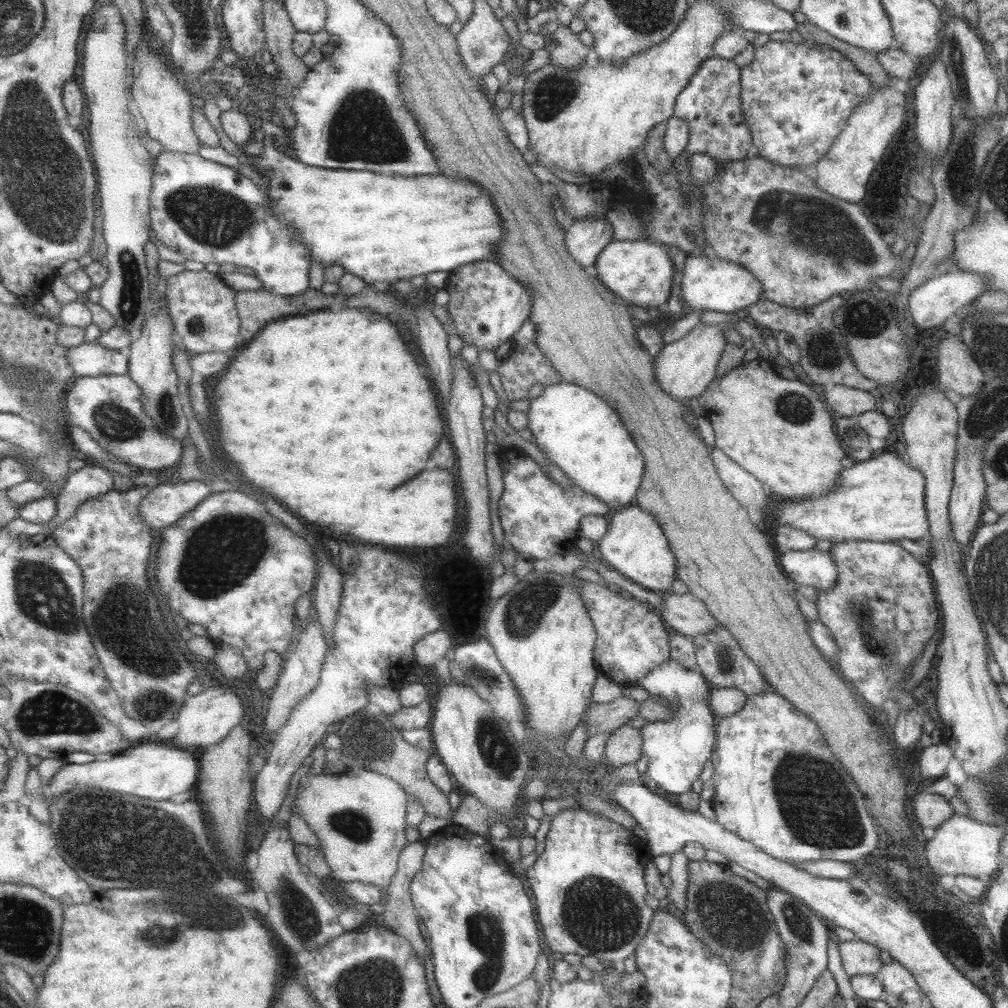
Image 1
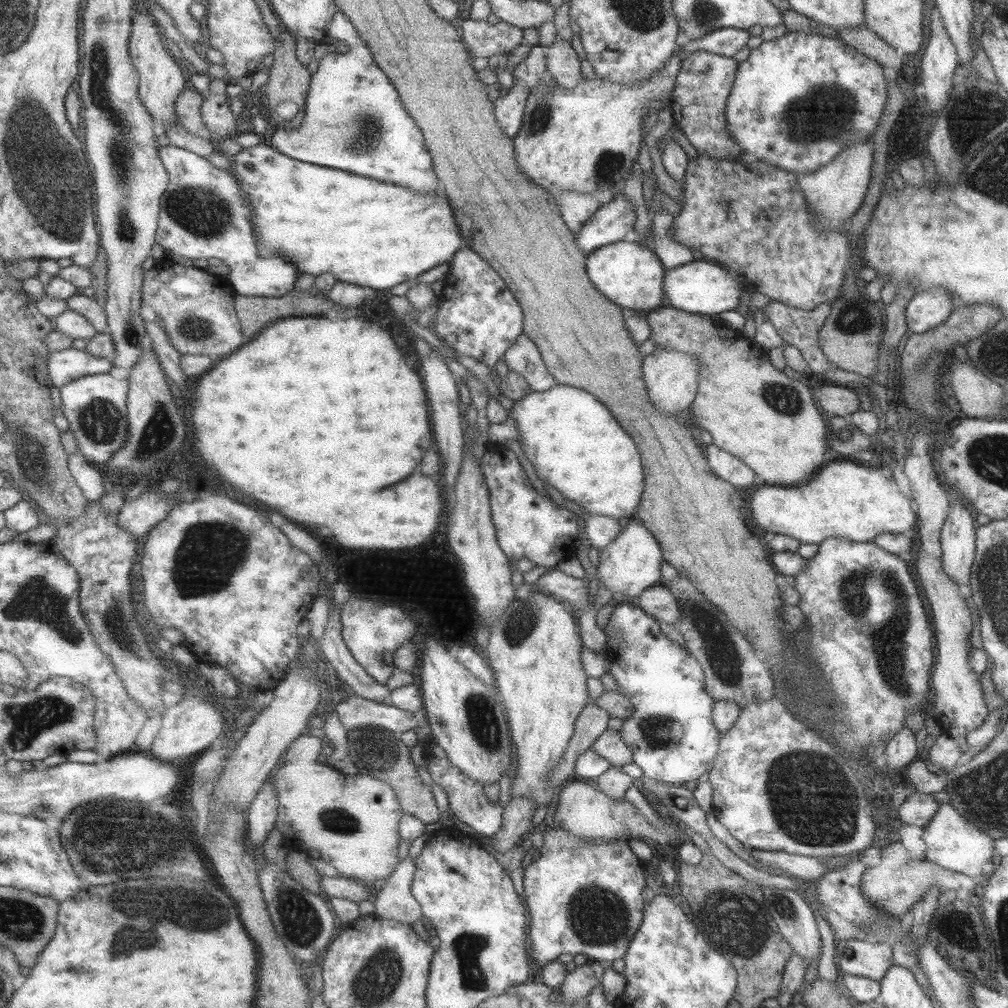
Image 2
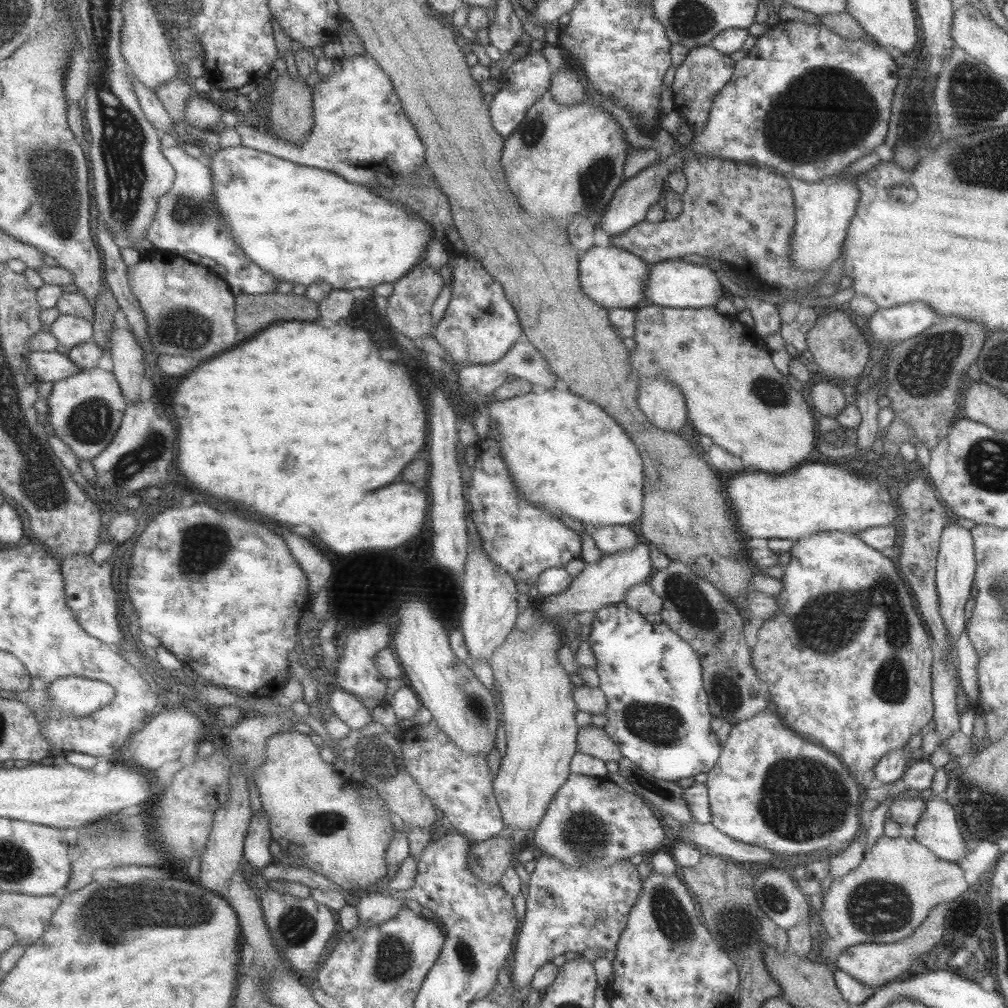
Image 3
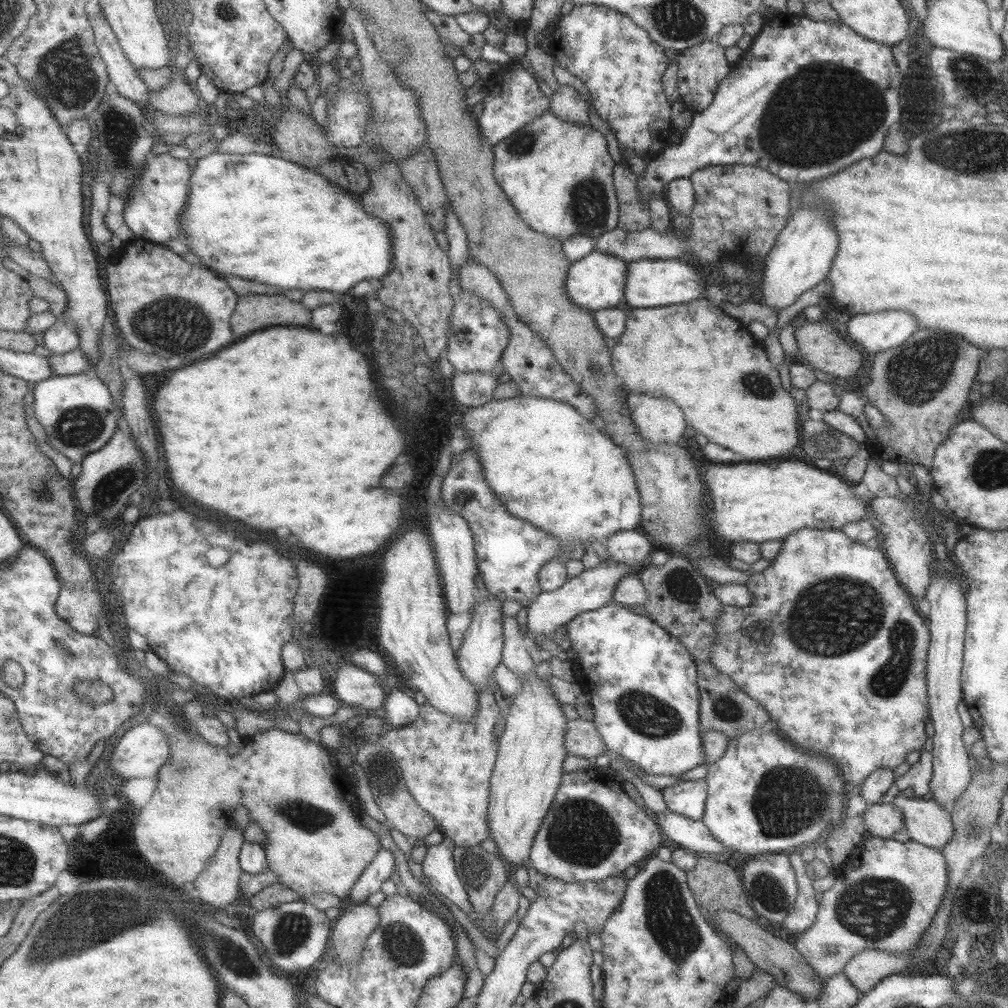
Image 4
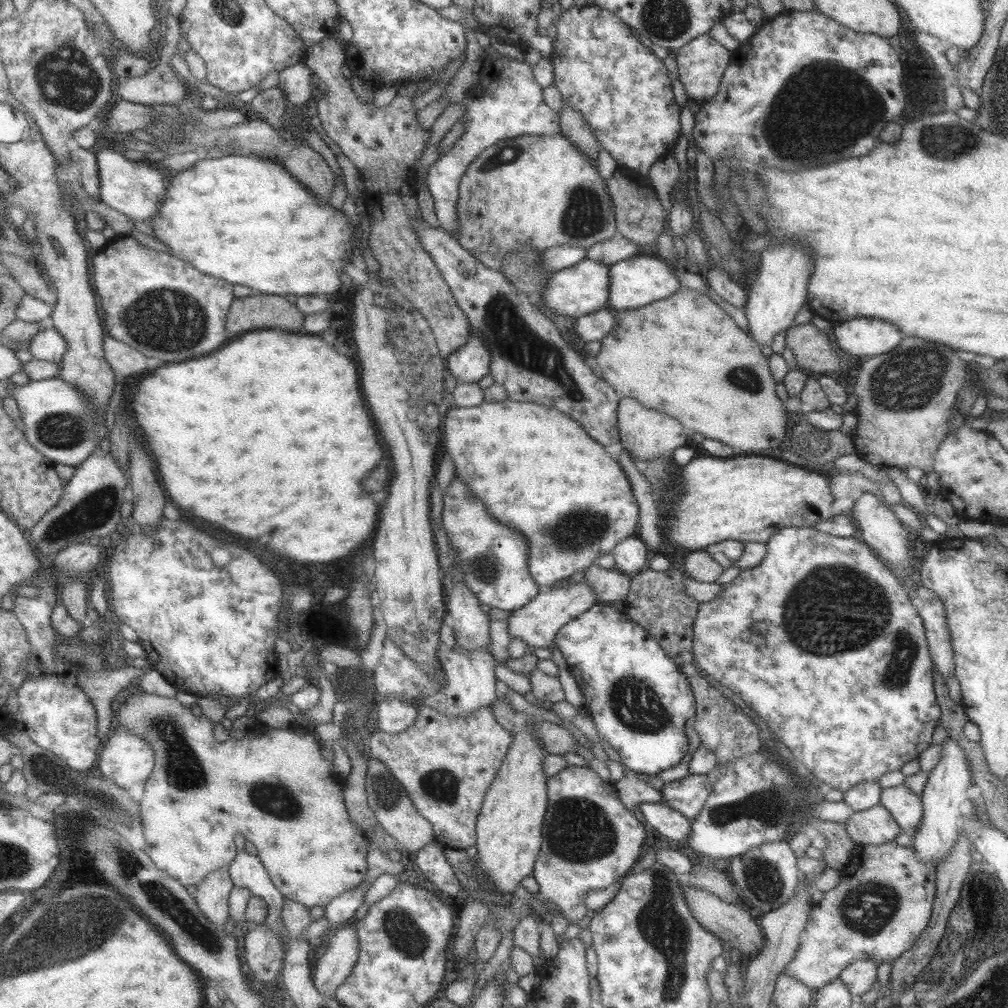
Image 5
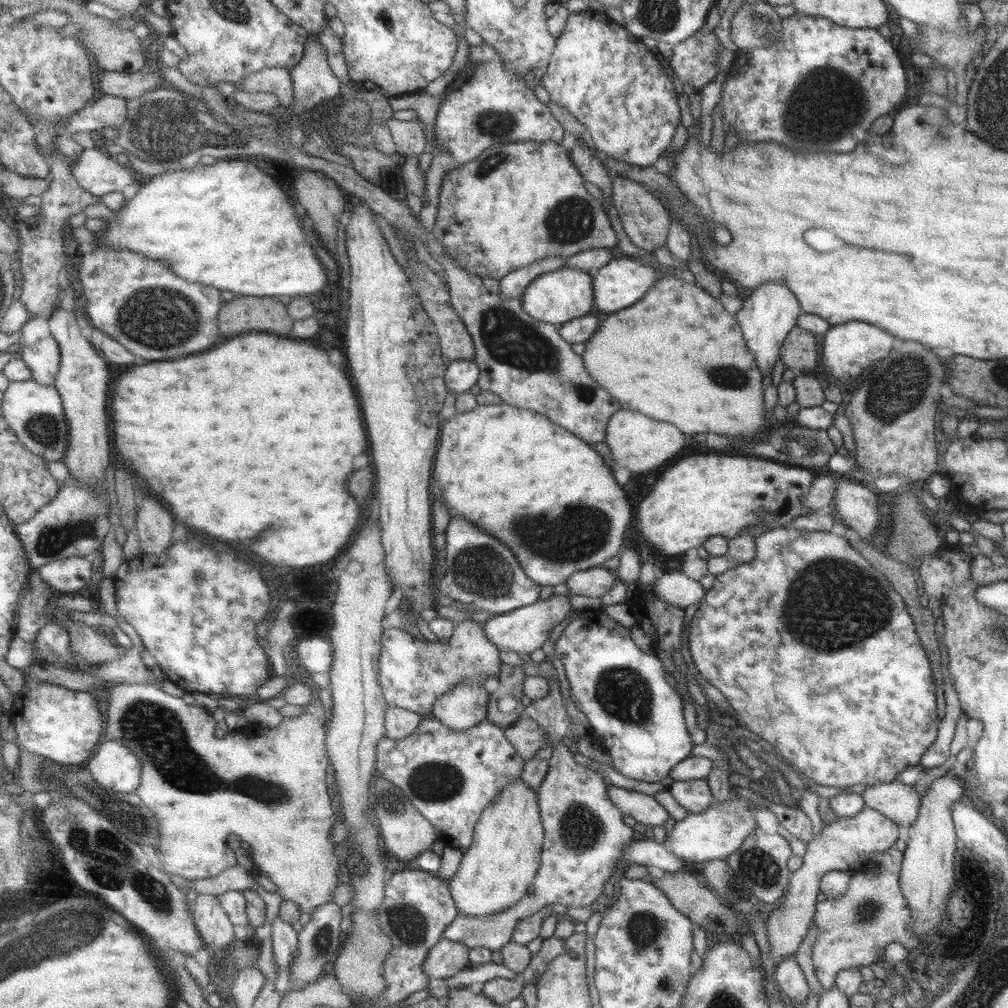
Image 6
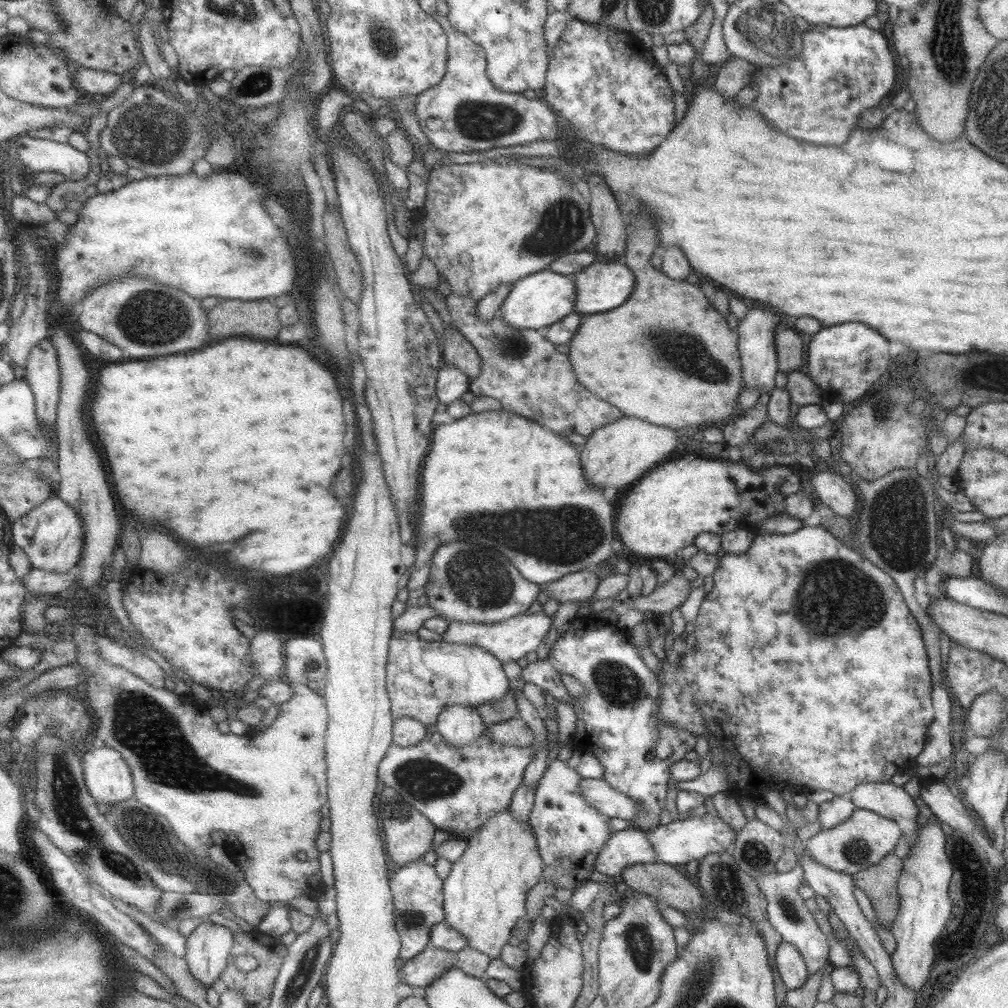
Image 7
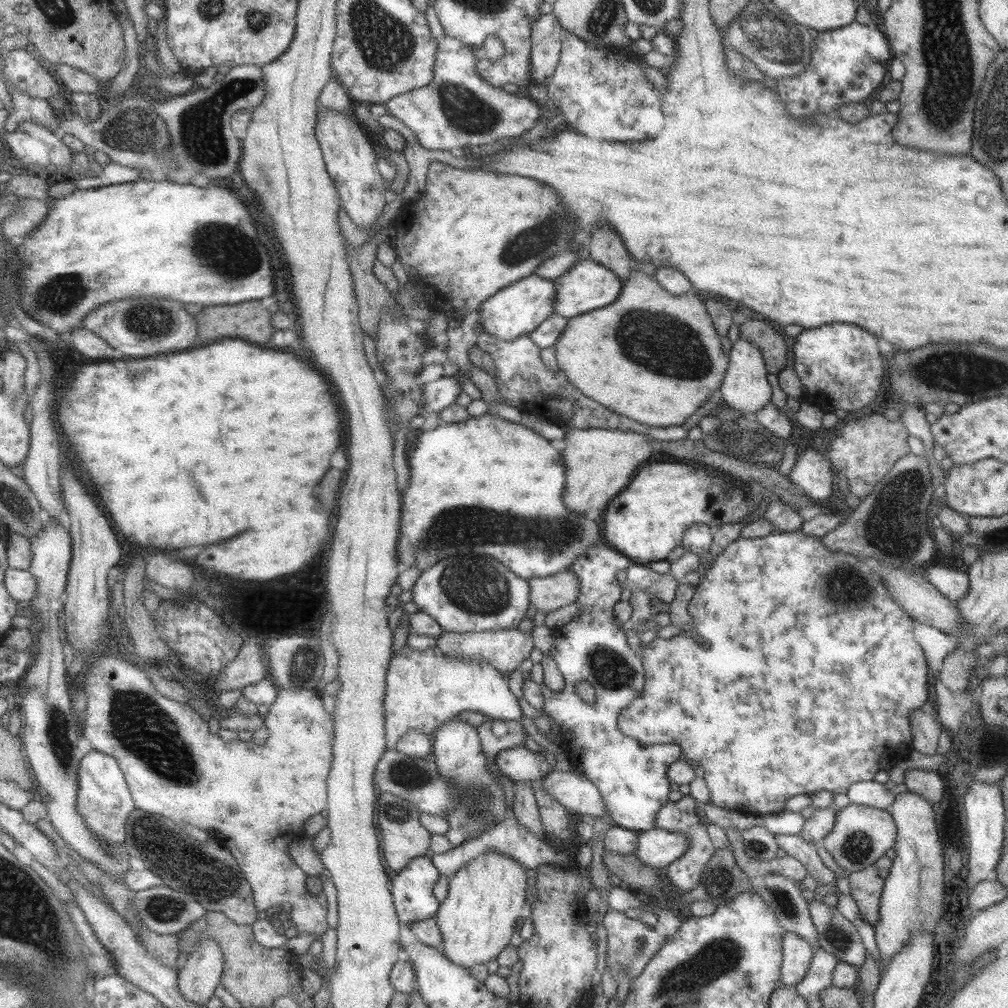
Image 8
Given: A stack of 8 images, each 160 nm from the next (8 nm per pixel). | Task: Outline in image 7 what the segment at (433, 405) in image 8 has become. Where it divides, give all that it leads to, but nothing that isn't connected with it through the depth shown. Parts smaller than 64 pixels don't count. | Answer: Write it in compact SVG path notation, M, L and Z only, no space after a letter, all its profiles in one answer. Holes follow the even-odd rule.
M448 366L438 372L438 397L441 404L450 405L463 394L472 390L473 379L455 366Z

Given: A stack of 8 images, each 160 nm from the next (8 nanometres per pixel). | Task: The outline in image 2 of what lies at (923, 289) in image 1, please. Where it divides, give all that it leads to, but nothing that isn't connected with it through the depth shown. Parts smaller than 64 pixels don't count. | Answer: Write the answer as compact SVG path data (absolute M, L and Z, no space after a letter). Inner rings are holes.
M939 286L917 292L911 297L904 310L907 330L921 334L941 324L957 305L955 298Z

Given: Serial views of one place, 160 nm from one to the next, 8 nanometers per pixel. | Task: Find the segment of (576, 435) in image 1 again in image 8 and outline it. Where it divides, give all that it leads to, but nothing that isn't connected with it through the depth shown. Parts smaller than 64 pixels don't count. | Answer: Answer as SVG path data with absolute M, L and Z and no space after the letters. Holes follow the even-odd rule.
M490 412L483 416L471 416L469 420L453 424L440 422L432 430L422 432L409 449L408 457L411 466L411 486L405 490L405 502L402 505L403 518L401 520L401 538L398 544L398 559L402 567L418 568L421 574L443 558L449 556L465 555L486 555L493 556L500 560L507 568L510 568L517 576L525 580L533 577L553 575L559 570L567 570L570 564L582 555L590 546L605 544L602 538L602 528L600 519L588 520L585 515L576 512L569 512L561 504L561 492L565 492L566 477L563 458L556 449L549 445L549 440L537 435L534 431L521 423L511 422L505 418L493 415Z

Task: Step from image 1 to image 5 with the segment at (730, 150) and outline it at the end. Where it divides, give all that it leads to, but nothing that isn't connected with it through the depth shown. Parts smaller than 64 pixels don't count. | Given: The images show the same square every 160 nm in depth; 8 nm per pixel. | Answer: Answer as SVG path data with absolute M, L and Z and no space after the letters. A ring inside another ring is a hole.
M708 32L698 34L691 42L674 51L678 80L684 86L684 92L688 98L700 104L713 98L717 92L723 71L730 67L730 51L725 50L709 36Z

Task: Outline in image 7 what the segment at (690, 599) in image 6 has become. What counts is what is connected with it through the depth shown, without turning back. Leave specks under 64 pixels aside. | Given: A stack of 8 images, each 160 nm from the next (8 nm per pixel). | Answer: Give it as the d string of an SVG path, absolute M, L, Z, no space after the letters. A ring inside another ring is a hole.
M685 577L672 578L663 586L655 586L653 592L648 596L625 598L621 602L621 608L626 611L628 609L638 610L639 612L653 611L659 614L671 612L673 608L678 608L689 596L691 591L689 580Z

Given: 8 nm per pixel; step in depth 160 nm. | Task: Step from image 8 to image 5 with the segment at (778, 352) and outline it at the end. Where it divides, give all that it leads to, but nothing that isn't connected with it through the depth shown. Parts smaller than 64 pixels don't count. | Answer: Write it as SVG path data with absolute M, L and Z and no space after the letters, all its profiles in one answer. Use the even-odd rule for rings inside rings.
M811 323L791 325L784 336L785 347L792 352L799 369L811 375L844 372L851 358L841 357L833 351L825 329L817 329Z

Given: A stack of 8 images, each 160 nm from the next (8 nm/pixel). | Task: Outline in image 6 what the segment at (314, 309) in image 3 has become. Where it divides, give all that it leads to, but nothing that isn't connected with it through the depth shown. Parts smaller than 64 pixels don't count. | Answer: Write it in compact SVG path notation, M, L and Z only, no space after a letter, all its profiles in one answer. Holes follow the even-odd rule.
M235 296L221 308L219 326L231 336L252 331L287 334L293 330L293 318L287 310L288 306L275 298Z

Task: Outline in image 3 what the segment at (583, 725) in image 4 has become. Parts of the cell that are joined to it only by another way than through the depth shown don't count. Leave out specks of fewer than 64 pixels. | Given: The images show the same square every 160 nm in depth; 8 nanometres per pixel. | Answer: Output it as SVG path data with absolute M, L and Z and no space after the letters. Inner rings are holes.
M592 724L578 727L577 744L579 752L598 758L603 762L616 762L622 757L619 746L607 737L607 733L601 727Z

